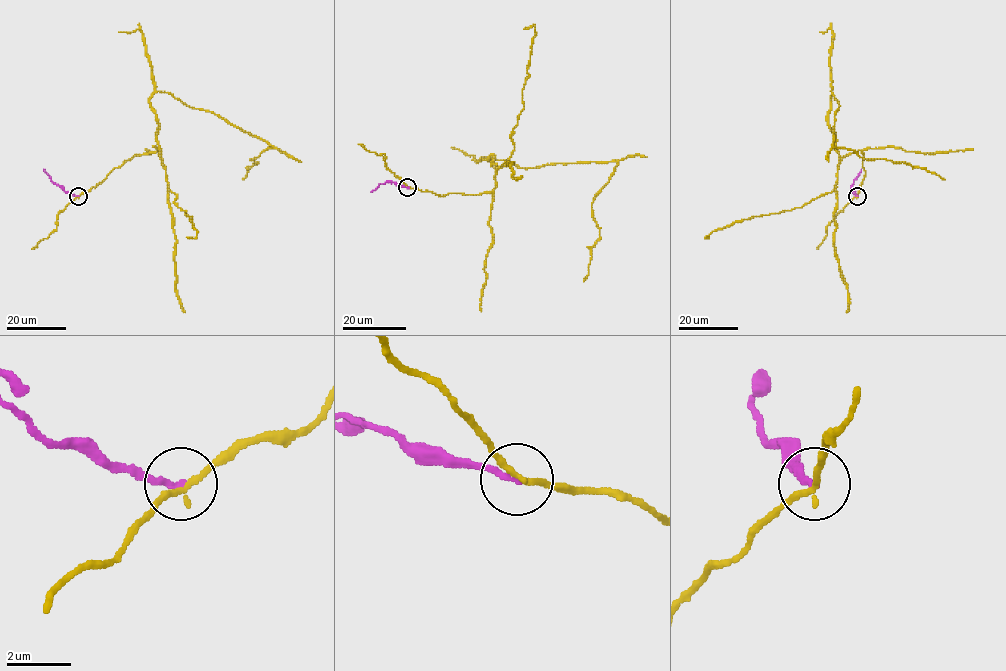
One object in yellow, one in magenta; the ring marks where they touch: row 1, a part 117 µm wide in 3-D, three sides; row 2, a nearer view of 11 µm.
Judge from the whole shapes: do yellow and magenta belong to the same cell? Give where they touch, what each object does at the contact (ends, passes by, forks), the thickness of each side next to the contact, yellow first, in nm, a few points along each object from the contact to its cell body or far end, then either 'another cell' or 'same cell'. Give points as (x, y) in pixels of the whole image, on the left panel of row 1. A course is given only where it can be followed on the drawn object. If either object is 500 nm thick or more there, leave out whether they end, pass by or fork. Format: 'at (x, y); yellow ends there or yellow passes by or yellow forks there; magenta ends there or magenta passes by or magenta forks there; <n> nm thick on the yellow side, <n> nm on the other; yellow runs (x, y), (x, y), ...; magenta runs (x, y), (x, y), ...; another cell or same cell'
at (78, 196); yellow passes by; magenta ends there; 180 nm thick on the yellow side, 190 nm on the other; yellow runs (77, 196), (134, 155), (161, 157), (150, 102), (158, 91), (274, 147), (250, 159), (257, 162), (243, 179); magenta runs (77, 196), (66, 192), (43, 169); another cell

